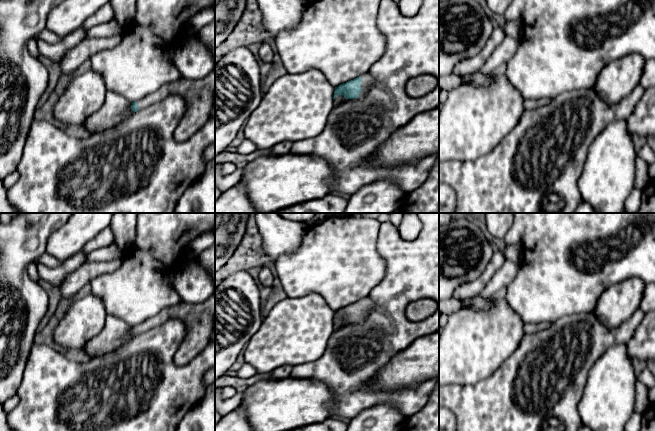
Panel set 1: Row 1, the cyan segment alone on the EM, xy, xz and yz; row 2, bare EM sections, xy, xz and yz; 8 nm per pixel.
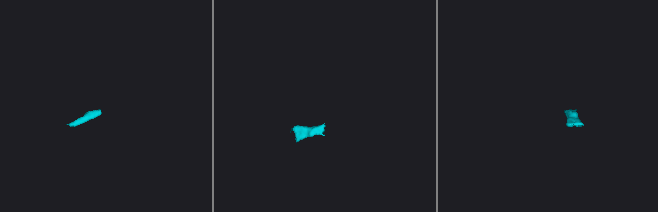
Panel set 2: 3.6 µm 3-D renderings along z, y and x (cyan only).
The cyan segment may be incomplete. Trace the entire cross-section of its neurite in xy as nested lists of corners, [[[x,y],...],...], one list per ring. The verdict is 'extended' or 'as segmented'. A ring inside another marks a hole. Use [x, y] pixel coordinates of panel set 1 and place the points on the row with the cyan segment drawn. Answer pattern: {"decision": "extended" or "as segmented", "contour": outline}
{"decision": "extended", "contour": [[[215,68],[198,80],[181,77],[165,84],[156,92],[132,102],[131,108],[137,112],[171,94],[182,96],[187,105],[186,112],[174,131],[175,140],[184,142],[191,138],[209,118],[215,94]]]}

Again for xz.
{"decision": "extended", "contour": [[[366,73],[351,81],[335,87],[333,100],[338,95],[343,95],[346,99],[355,99],[362,97],[367,91],[374,86],[374,78]]]}

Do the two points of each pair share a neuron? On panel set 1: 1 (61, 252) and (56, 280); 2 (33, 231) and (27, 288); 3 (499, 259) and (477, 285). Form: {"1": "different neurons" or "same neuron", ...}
{"1": "different neurons", "2": "same neuron", "3": "same neuron"}

